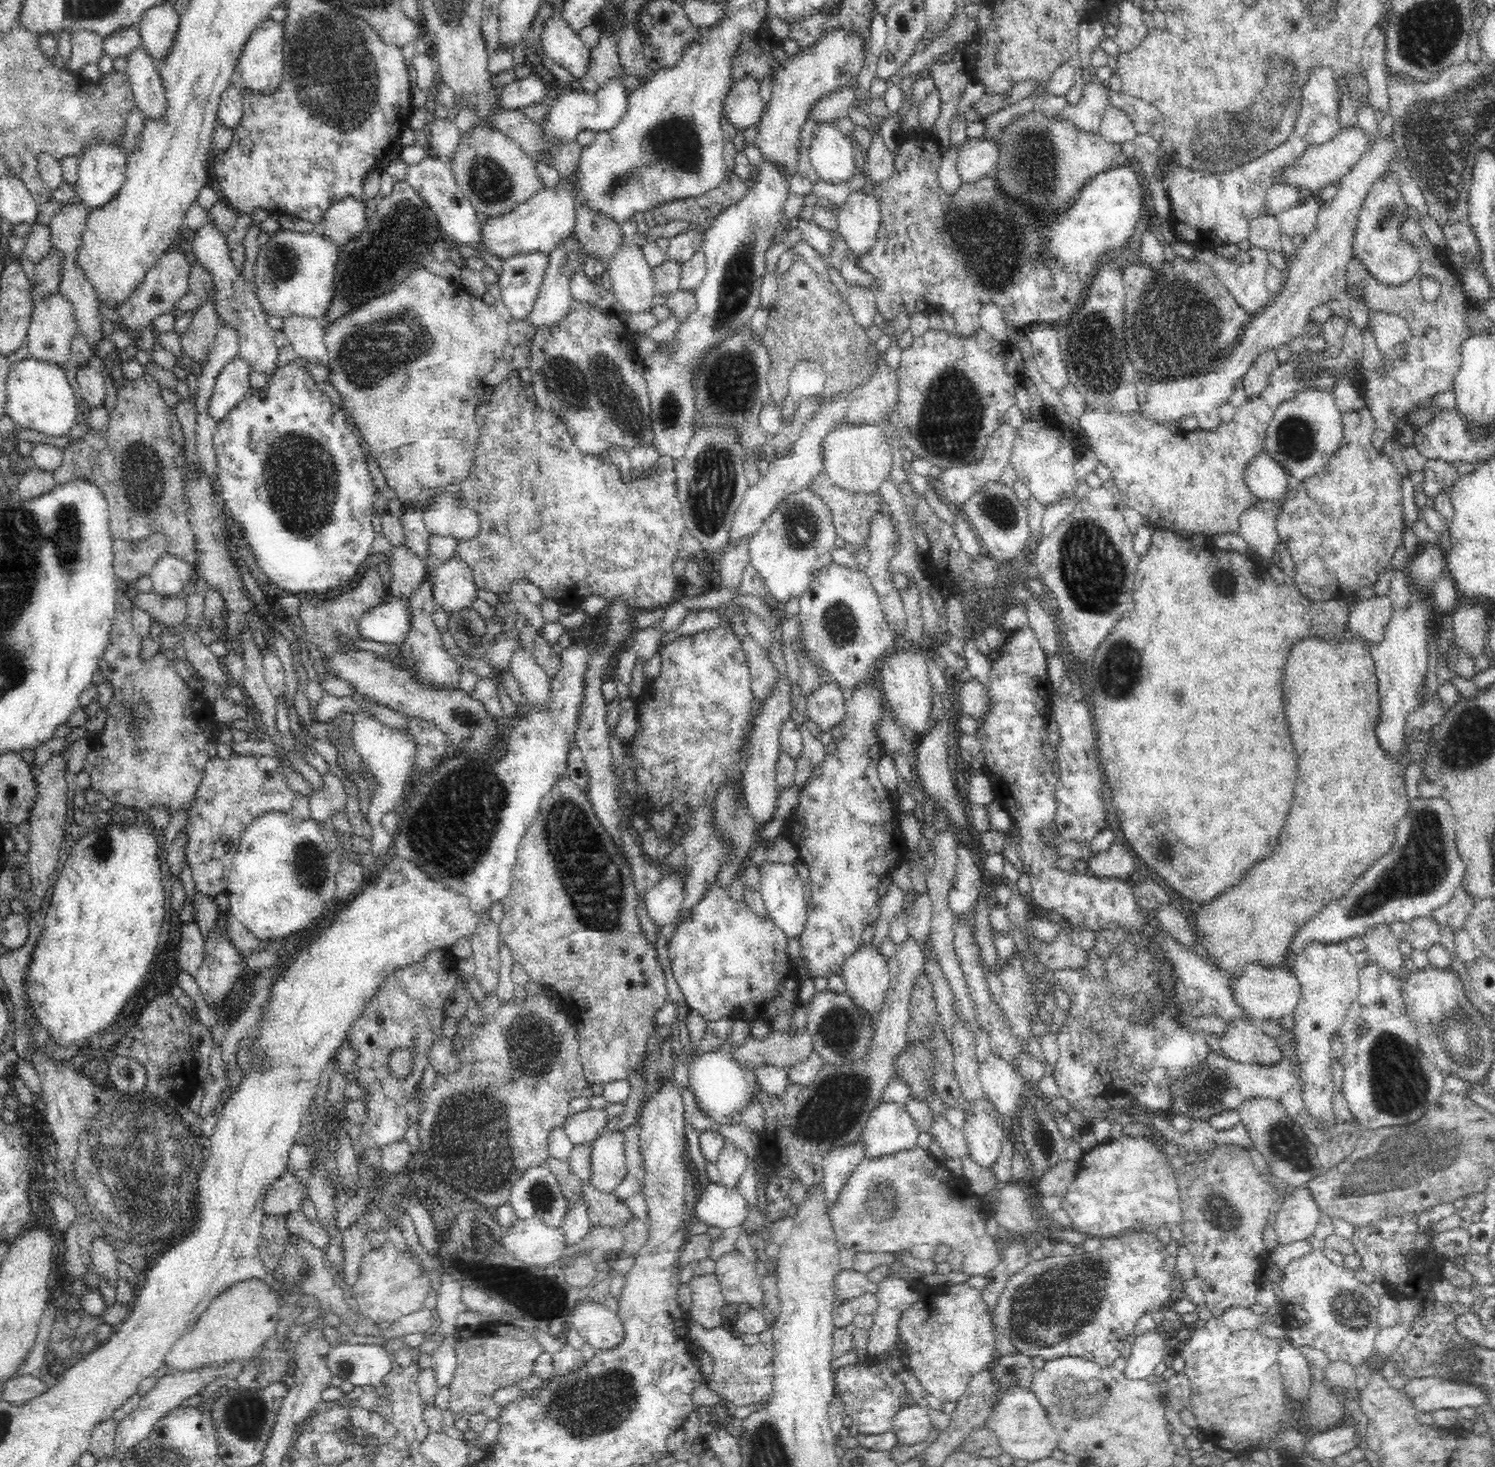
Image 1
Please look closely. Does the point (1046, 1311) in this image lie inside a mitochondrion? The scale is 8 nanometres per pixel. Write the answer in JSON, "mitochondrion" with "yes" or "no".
{"mitochondrion":"yes"}

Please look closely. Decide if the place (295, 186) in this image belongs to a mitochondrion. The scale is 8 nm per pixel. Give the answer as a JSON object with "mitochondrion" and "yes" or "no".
{"mitochondrion":"no"}

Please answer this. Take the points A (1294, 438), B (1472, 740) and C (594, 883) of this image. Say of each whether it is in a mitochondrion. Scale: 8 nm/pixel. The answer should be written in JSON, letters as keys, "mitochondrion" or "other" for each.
{"A":"mitochondrion","B":"mitochondrion","C":"mitochondrion"}

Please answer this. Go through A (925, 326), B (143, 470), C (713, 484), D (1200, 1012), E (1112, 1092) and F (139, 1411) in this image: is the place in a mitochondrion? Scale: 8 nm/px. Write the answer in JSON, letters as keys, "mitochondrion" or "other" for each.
{"A":"other","B":"mitochondrion","C":"mitochondrion","D":"other","E":"other","F":"other"}

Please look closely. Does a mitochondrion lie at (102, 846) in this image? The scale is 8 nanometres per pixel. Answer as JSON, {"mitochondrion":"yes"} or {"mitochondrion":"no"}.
{"mitochondrion":"yes"}

